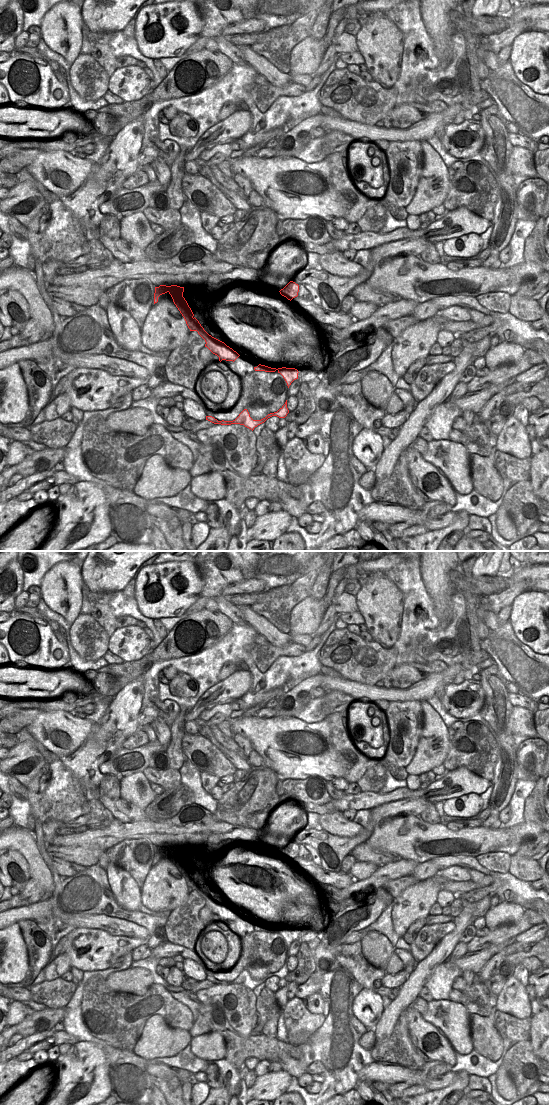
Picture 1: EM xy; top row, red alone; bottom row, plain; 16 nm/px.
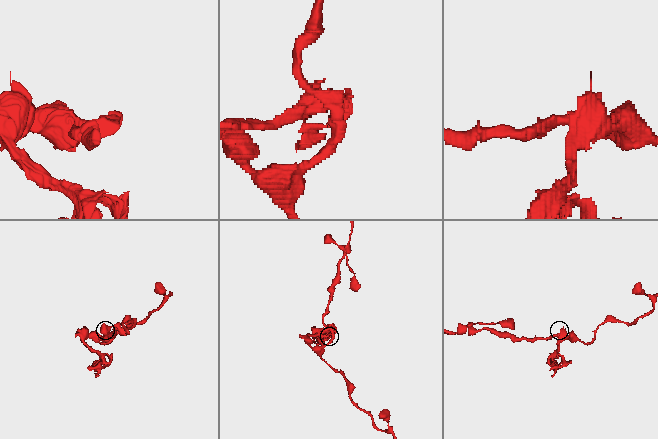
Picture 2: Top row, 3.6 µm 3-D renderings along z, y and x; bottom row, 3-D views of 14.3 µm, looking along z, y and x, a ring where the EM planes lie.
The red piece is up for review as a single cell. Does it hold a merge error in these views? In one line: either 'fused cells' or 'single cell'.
fused cells

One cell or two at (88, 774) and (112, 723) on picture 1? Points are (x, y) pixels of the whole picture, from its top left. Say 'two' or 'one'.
one

